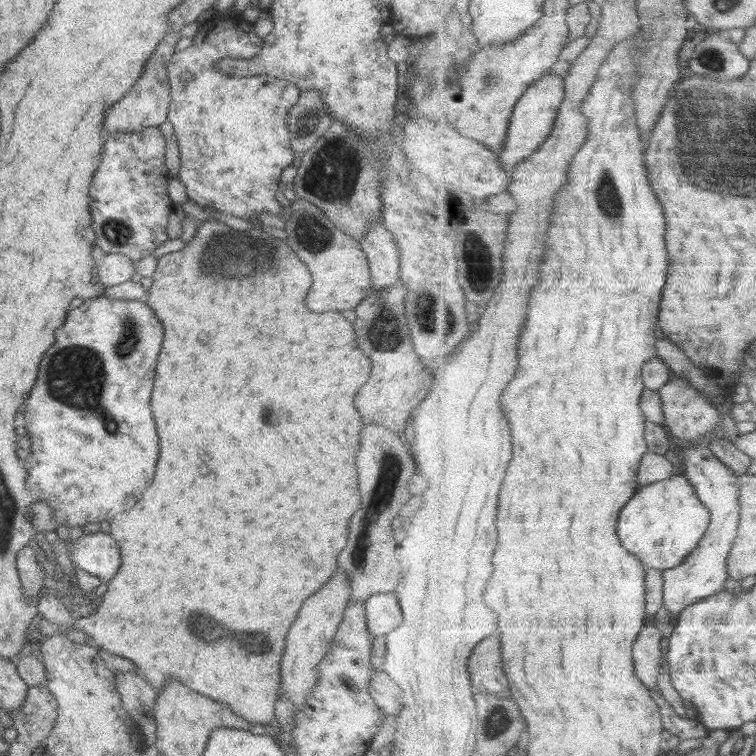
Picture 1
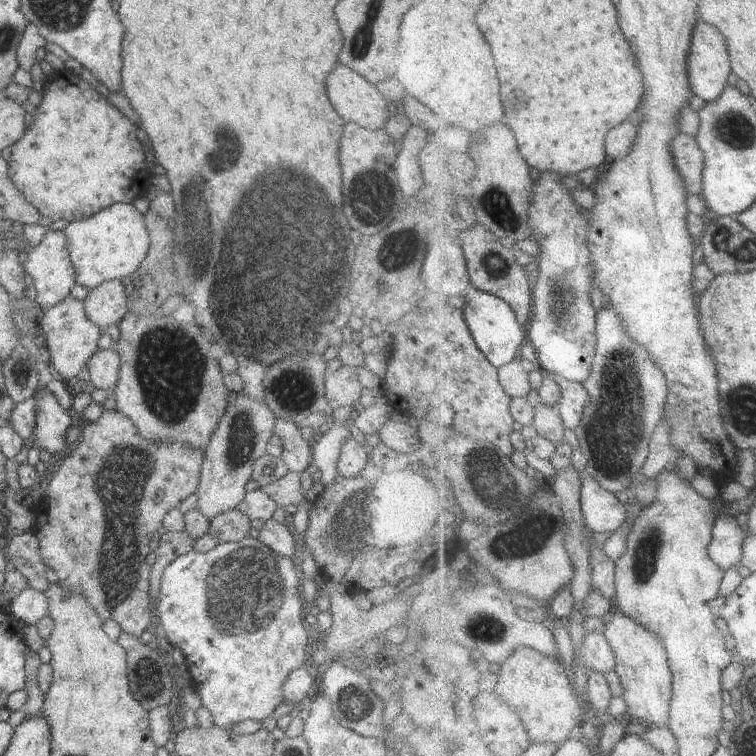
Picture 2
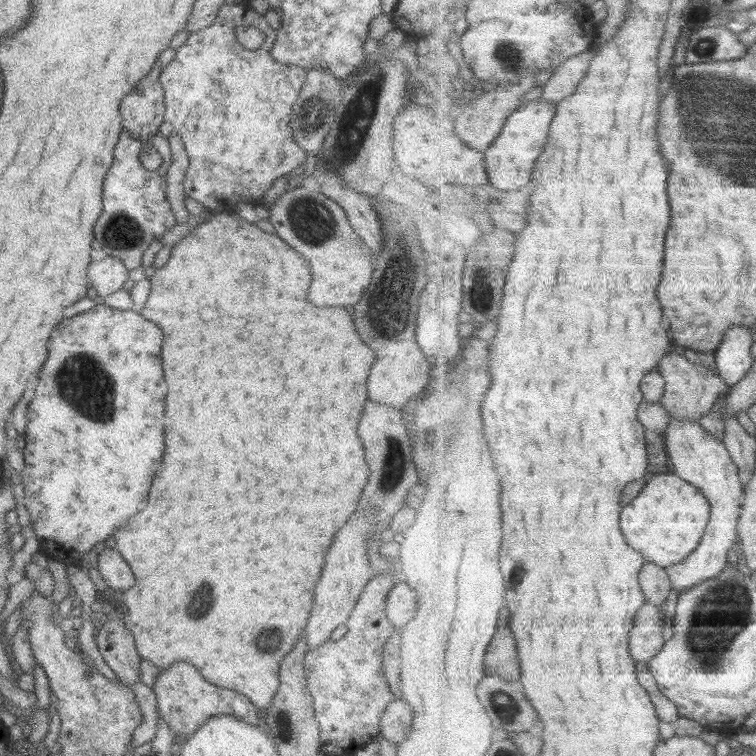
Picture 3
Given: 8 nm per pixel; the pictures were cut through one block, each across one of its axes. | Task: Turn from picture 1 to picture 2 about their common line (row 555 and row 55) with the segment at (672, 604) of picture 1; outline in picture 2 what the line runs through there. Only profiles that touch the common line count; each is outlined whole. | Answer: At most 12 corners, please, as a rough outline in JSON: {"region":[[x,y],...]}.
{"region":[[698,22],[690,50],[694,92],[716,102],[733,62],[725,32]]}

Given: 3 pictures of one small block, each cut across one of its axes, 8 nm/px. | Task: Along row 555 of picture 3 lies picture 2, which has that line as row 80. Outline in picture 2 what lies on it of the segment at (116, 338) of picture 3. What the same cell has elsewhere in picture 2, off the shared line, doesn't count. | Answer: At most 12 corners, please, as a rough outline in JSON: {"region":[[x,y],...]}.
{"region":[[67,68],[8,174],[50,220],[149,192],[136,126]]}

